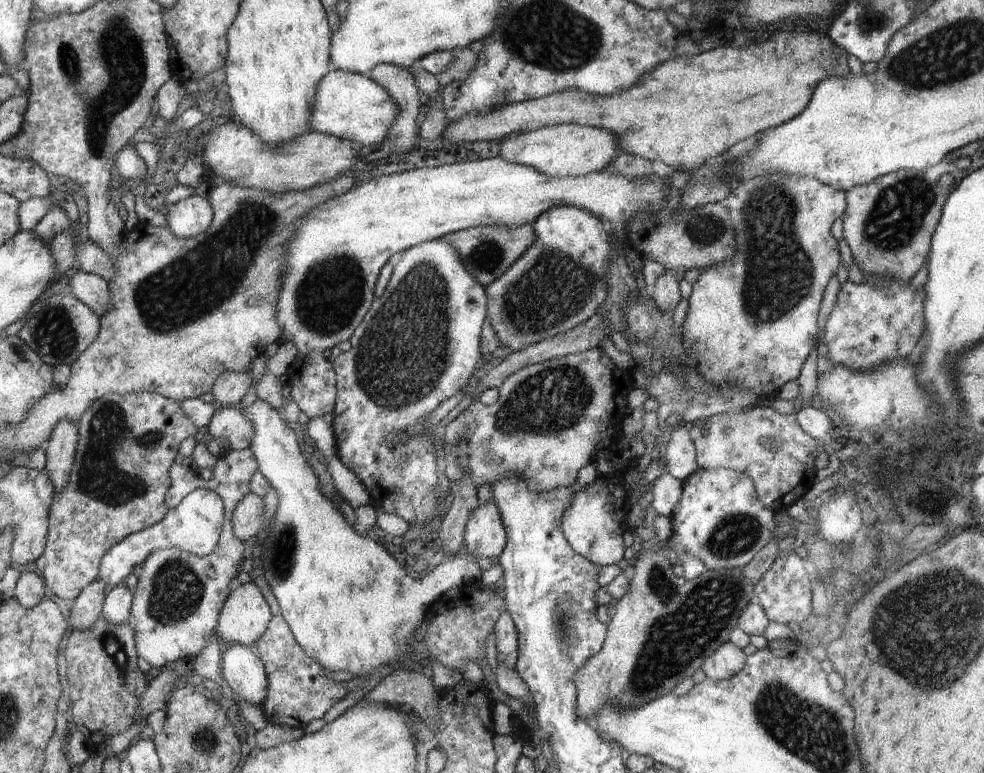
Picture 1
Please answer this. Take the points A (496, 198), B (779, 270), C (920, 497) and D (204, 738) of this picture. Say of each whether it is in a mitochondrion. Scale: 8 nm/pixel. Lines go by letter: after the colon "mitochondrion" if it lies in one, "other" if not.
A: other
B: mitochondrion
C: mitochondrion
D: mitochondrion

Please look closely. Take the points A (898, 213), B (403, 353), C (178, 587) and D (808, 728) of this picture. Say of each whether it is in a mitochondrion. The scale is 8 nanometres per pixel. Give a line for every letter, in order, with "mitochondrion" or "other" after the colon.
A: mitochondrion
B: mitochondrion
C: mitochondrion
D: mitochondrion

